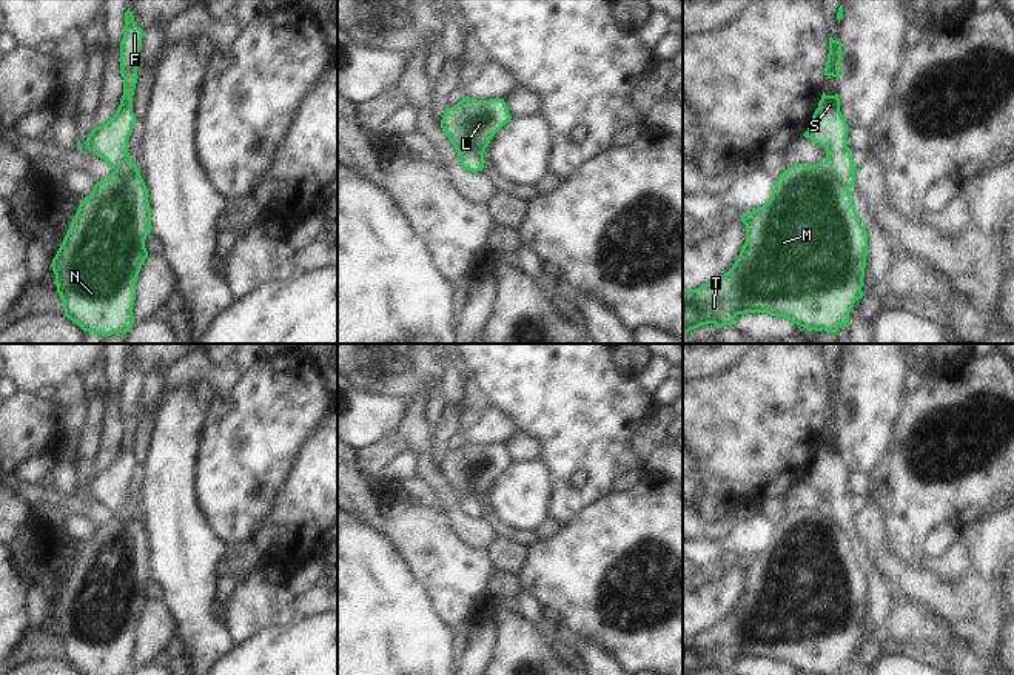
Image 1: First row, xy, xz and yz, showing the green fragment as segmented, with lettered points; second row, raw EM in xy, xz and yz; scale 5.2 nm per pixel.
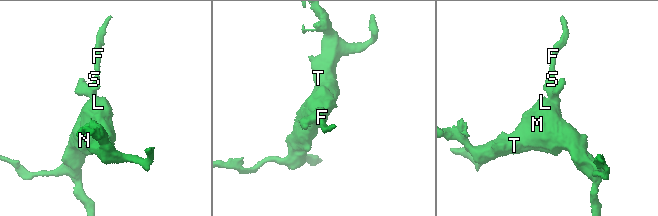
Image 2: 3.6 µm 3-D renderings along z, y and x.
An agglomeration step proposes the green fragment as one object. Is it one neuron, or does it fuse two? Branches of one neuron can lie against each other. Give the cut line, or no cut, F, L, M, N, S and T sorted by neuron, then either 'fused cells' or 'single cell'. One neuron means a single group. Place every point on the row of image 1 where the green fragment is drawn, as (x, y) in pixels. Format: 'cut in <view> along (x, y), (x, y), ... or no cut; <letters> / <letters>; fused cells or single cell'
cut in yz along (825, 162), (846, 188); F S / L M N T; fused cells

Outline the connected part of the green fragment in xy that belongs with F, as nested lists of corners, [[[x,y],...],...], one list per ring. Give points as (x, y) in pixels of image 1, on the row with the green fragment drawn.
[[[125,12],[123,39],[120,43],[120,74],[123,77],[123,96],[116,114],[102,126],[96,126],[85,145],[97,157],[108,162],[114,171],[129,174],[134,162],[128,154],[128,137],[133,133],[136,116],[133,114],[133,96],[137,83],[139,54],[143,31],[136,25],[133,12]]]

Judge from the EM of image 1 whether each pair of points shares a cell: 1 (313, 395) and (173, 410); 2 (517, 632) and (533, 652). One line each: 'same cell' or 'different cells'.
1: different cells
2: same cell

